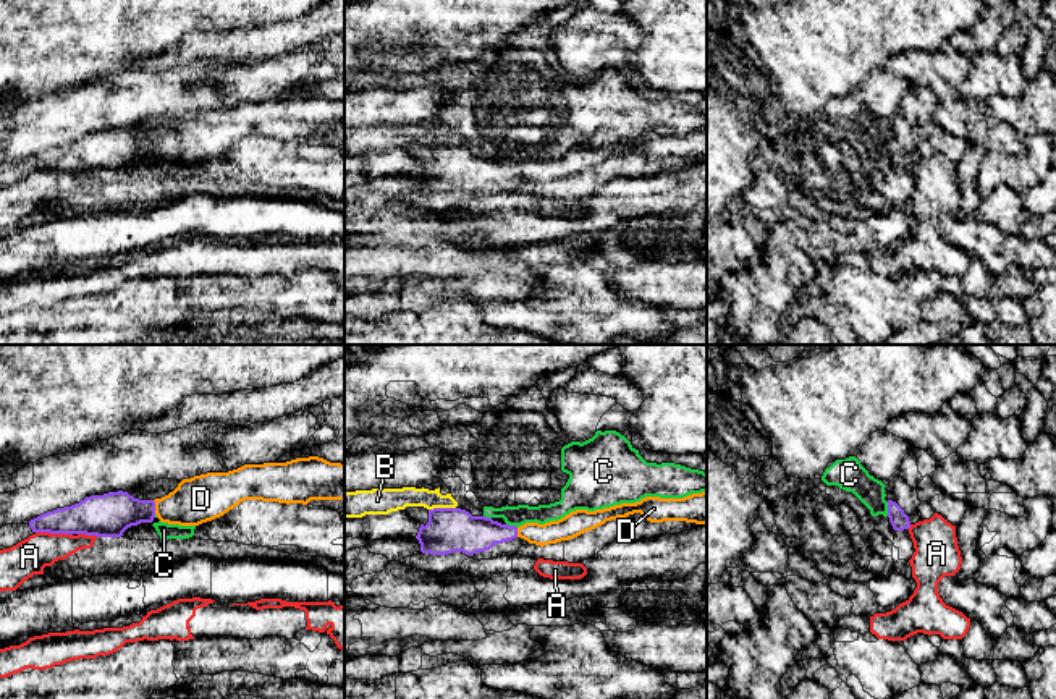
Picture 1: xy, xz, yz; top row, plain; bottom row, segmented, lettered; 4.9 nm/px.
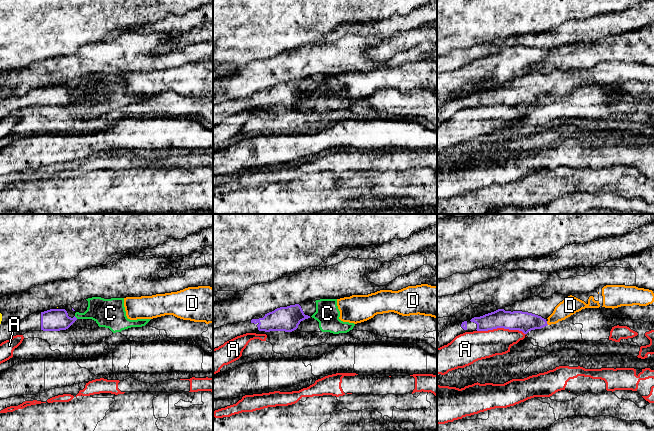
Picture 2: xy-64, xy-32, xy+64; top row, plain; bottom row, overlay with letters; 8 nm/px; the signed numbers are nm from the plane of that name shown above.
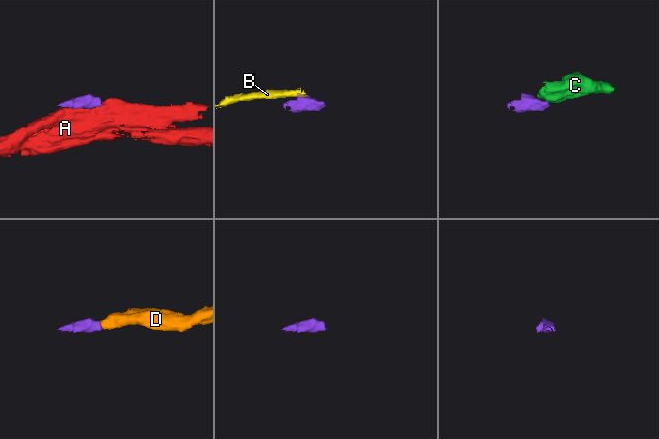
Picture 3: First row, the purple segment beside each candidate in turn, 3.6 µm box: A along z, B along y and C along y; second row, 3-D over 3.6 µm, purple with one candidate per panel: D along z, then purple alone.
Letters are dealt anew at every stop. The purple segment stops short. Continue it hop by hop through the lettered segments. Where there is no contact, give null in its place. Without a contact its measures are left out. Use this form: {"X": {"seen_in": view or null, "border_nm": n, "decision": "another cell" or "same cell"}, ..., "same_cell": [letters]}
{"A": {"seen_in": "xy", "border_nm": 190, "decision": "another cell"}, "B": {"seen_in": "xz", "border_nm": 140, "decision": "another cell"}, "C": {"seen_in": "yz", "border_nm": 70, "decision": "another cell"}, "D": {"seen_in": "xy", "border_nm": 70, "decision": "same cell"}, "same_cell": ["D"]}

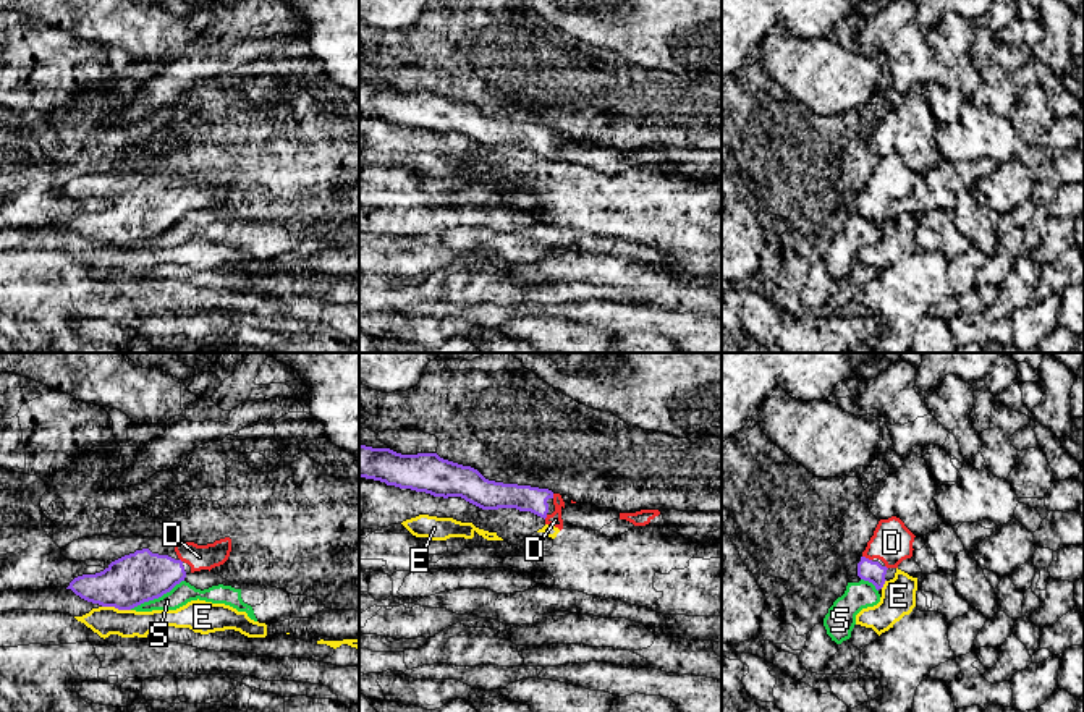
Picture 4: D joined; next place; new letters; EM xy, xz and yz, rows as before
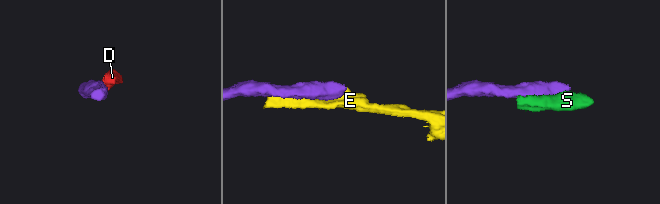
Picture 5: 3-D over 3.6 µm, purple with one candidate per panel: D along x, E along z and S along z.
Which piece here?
{"D": {"seen_in": "yz", "border_nm": 50, "decision": "same cell"}, "E": {"seen_in": "xy", "border_nm": 150, "decision": "another cell"}, "S": {"seen_in": "xy", "border_nm": 300, "decision": "another cell"}, "same_cell": ["D"]}

